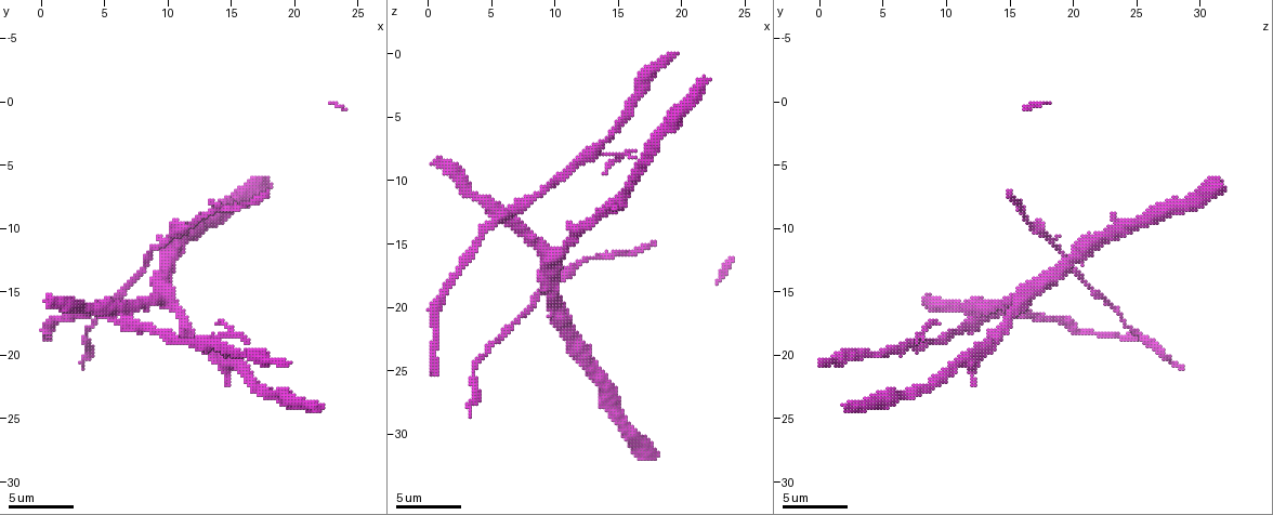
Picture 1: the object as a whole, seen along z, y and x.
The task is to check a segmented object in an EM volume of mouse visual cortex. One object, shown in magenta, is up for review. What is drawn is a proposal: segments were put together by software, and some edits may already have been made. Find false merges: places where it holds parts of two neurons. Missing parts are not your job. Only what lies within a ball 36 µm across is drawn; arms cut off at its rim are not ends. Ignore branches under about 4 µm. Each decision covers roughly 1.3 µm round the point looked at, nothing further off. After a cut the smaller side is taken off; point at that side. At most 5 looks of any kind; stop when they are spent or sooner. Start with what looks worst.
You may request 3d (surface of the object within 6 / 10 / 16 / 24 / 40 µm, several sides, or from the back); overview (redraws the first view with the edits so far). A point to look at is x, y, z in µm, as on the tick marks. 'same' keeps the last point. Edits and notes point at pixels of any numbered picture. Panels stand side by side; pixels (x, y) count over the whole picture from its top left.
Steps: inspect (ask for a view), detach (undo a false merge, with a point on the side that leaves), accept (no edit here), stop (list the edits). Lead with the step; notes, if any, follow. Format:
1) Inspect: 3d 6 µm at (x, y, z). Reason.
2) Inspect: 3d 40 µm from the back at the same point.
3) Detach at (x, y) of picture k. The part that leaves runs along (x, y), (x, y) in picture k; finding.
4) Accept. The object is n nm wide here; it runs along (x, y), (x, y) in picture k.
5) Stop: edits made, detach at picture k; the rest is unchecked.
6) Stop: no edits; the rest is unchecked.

Inspect: 3d 6 µm at (13.4, 8.6, 16.0). Sudden change in width.

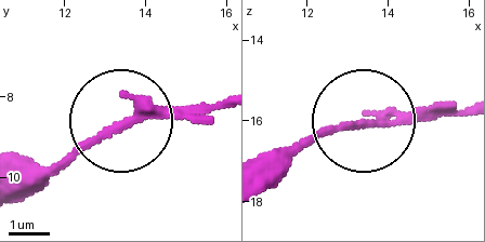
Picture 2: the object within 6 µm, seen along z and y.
Inspect: 3d 6 µm from the back at (13.35, 8.80, 16.15). From behind.

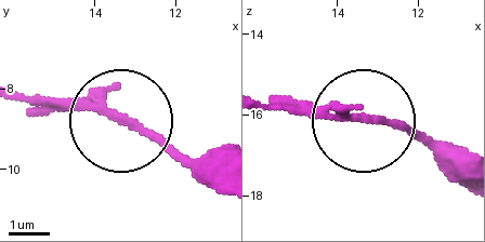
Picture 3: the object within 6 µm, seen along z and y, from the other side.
Accept. It runs along (215, 190), (112, 118), (18, 102) in picture 3; continuous, no second neuron.

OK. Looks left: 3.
Inspect: 3d 10 µm at (8.2, 12.6, 19.6). Three-way junction.

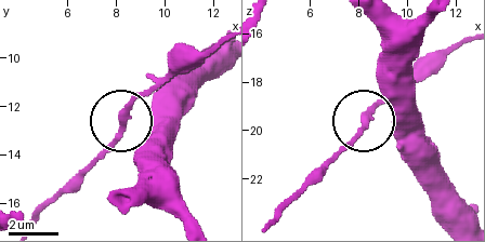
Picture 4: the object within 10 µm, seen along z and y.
Accept. The object is 200 nm wide here; continuous, no second neuron.

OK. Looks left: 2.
Inspect: 3d 10 µm at (5.4, 17.2, 13.0). Side arm on a straight run.

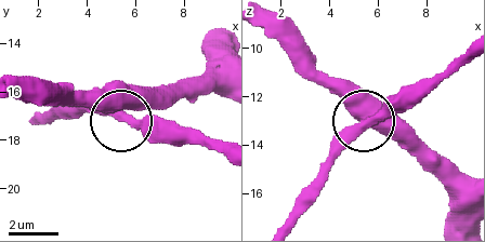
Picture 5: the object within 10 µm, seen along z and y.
Accept. The object is 330 nm wide here; all the same neuron.

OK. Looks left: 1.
Stop: no edits; the rest is unchecked.

